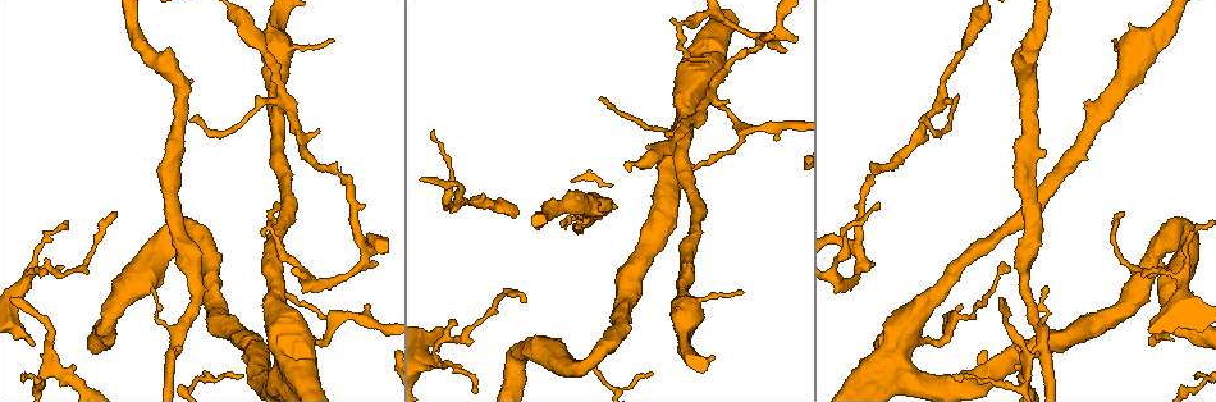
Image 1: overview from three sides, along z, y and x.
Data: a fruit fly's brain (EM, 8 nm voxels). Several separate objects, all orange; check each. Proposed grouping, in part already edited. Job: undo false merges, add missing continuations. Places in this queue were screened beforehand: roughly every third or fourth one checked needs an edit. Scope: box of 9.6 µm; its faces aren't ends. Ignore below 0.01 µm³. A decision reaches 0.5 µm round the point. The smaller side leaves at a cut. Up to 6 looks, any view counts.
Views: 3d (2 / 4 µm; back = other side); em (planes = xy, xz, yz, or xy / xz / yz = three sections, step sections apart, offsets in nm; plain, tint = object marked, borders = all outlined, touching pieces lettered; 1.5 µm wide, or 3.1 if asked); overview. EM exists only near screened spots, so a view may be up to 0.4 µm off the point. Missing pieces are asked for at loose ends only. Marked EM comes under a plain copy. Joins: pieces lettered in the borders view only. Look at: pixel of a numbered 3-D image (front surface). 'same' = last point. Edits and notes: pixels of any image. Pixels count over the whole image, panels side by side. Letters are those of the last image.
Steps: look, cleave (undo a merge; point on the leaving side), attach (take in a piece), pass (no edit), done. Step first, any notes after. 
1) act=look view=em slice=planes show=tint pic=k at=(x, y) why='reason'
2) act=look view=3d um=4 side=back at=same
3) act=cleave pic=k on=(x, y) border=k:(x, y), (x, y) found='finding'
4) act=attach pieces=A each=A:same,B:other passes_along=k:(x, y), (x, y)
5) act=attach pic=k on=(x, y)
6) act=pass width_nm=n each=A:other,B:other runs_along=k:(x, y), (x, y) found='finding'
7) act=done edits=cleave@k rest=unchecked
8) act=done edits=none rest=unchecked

act=look view=3d um=4 pic=1 at=(318, 131) why='free end'

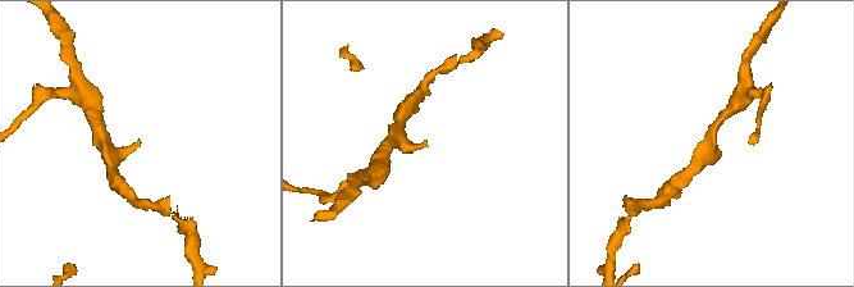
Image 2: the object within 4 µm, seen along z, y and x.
act=look view=em slice=planes show=borders pic=2 at=(424, 140) arm_widths_nm=170,190

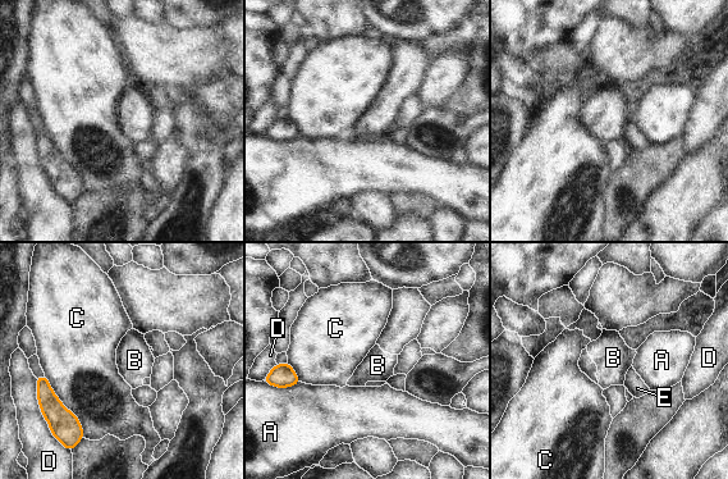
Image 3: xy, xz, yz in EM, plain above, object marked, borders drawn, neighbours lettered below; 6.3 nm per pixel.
act=pass each=A:other,B:other,C:other,D:other,E:other border=3:(44, 375), (77, 418), (83, 437) found='no lettered piece goes on from it'

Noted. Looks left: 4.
act=look view=em slice=yz step=8 show=borders pic=1 at=(1122, 214) why='end of a long branch'

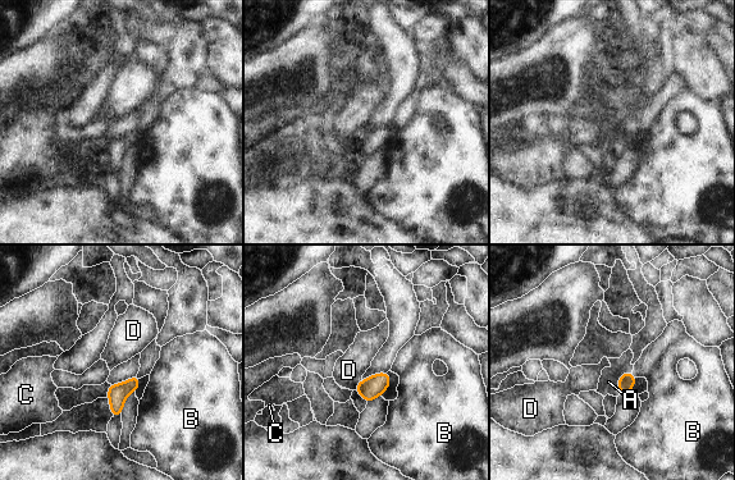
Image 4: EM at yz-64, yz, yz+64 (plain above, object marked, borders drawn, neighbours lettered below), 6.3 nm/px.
act=look view=em slice=planes show=borders at=same

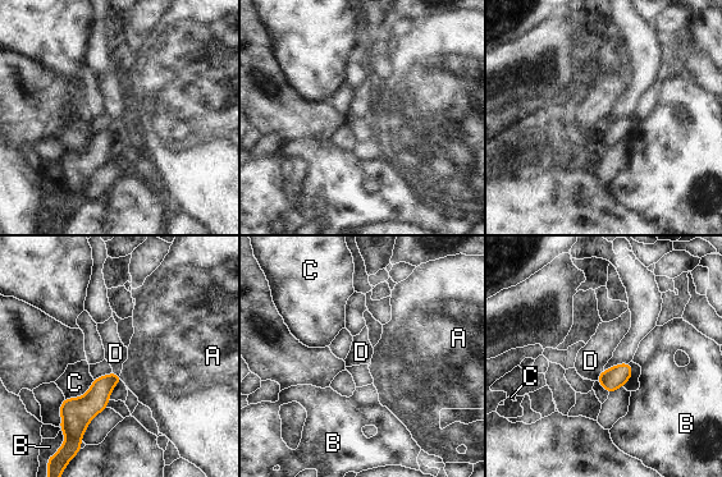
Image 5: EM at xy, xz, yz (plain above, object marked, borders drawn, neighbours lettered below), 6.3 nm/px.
act=pass width_nm=90 each=A:other,B:other,C:other,D:other border=5:(60, 429), (64, 441) found='no lettered piece goes on from it'

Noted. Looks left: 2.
act=look view=em slice=xz step=8 show=borders pic=1 at=(21, 377) why='tapers out'

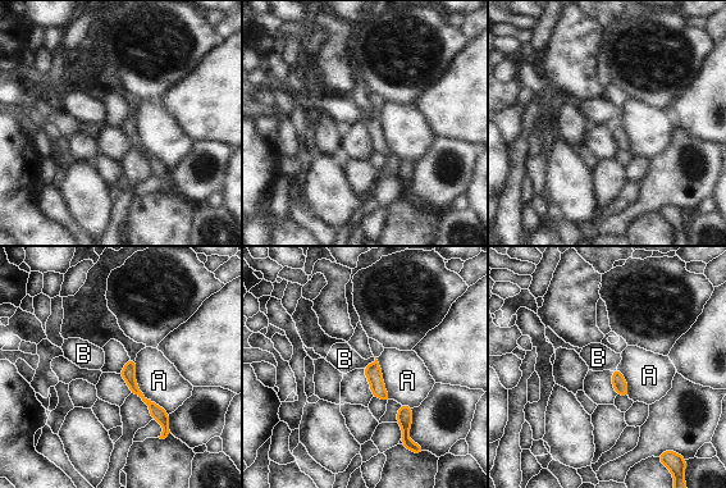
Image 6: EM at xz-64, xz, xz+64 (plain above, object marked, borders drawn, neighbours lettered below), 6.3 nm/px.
act=look view=em slice=planes show=borders at=same why='cut it another way'

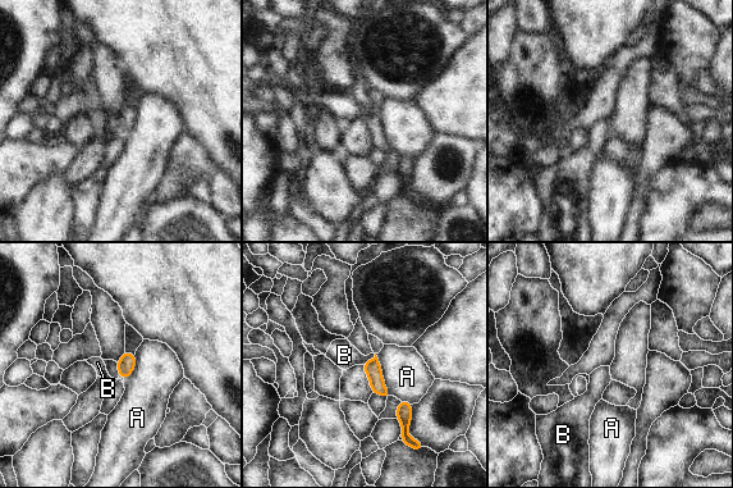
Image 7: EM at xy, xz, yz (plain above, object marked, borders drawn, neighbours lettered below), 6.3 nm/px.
act=pass each=A:other,B:other border=7:(375, 354), (362, 364) found='none of them fits'

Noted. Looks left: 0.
act=done edits=none rest=unchecked

